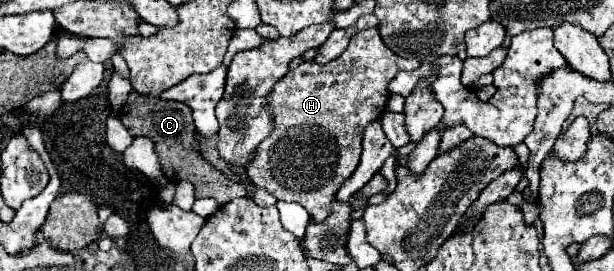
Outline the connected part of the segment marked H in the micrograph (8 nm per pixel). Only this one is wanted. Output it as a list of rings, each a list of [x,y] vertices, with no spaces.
[[[367,28],[367,30],[363,30],[363,32],[357,32],[357,34],[351,38],[347,50],[345,50],[339,58],[331,60],[329,64],[319,66],[317,62],[303,62],[303,64],[299,64],[295,70],[289,70],[289,72],[273,86],[273,90],[271,90],[271,94],[269,94],[267,106],[271,106],[271,118],[273,118],[273,122],[275,122],[275,130],[259,144],[259,150],[255,150],[255,154],[251,154],[251,162],[247,164],[247,176],[251,178],[253,184],[257,184],[259,188],[265,188],[265,190],[267,190],[269,194],[273,194],[277,200],[283,200],[283,202],[297,202],[297,204],[301,204],[301,206],[309,212],[309,216],[311,216],[315,222],[323,222],[323,220],[329,216],[329,212],[331,212],[331,200],[335,198],[335,192],[337,192],[339,186],[355,172],[355,168],[357,168],[357,164],[359,164],[359,158],[361,158],[361,136],[363,136],[365,126],[371,124],[373,120],[377,120],[377,118],[385,112],[385,104],[387,104],[387,98],[389,98],[387,84],[395,78],[395,74],[397,74],[399,70],[411,72],[411,70],[417,70],[419,66],[421,66],[421,60],[415,60],[415,58],[409,58],[409,60],[407,60],[407,58],[399,58],[397,54],[393,54],[393,52],[383,44],[383,40],[381,40],[377,28]]]

